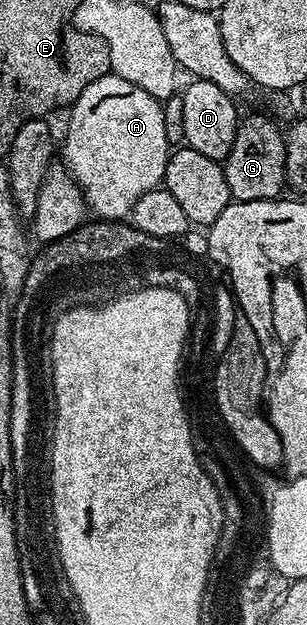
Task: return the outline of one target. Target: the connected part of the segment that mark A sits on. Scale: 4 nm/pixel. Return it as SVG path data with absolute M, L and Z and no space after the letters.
M108 75L89 83L89 87L85 87L74 105L70 106L69 113L71 118L67 121L67 138L61 141L62 164L83 193L86 208L90 212L92 209L95 212L92 214L99 219L122 221L130 218L139 197L163 185L169 142L165 135L160 98L151 97L149 91L141 91L141 87L129 83L129 79Z

